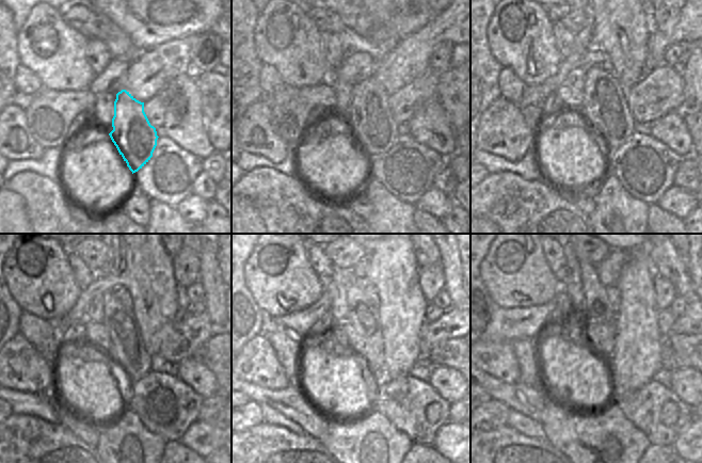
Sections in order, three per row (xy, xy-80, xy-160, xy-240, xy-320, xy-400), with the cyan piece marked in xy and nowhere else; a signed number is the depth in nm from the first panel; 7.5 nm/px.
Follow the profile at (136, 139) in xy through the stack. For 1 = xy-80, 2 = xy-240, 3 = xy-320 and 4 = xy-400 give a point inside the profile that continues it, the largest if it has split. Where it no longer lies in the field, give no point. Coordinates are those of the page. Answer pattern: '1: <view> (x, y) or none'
1: xy-80 (370, 123)
2: xy-240 (127, 350)
3: xy-320 (365, 317)
4: xy-400 (597, 306)

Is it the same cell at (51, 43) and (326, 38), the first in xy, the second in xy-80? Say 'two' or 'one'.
two

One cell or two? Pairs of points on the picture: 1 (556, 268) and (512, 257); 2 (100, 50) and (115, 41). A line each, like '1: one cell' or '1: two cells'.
1: two cells
2: two cells

